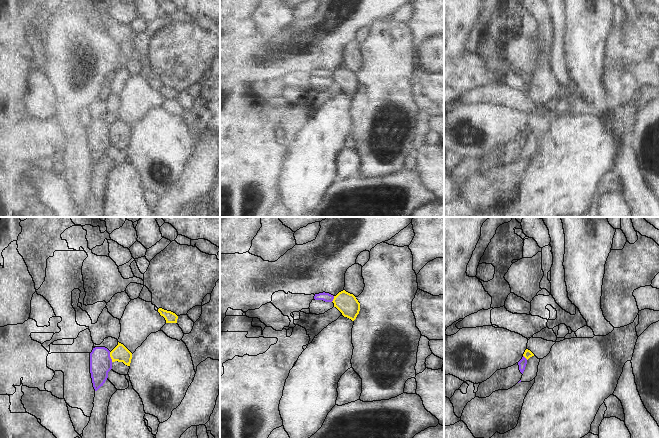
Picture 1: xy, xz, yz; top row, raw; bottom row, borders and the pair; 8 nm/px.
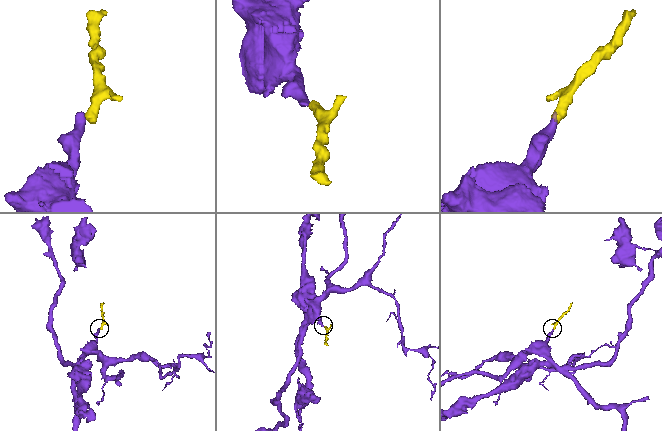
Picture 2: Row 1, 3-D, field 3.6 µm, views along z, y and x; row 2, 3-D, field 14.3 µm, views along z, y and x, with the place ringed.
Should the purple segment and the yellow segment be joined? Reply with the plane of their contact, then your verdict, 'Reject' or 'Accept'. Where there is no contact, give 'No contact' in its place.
Touches purple in xy. Reject

